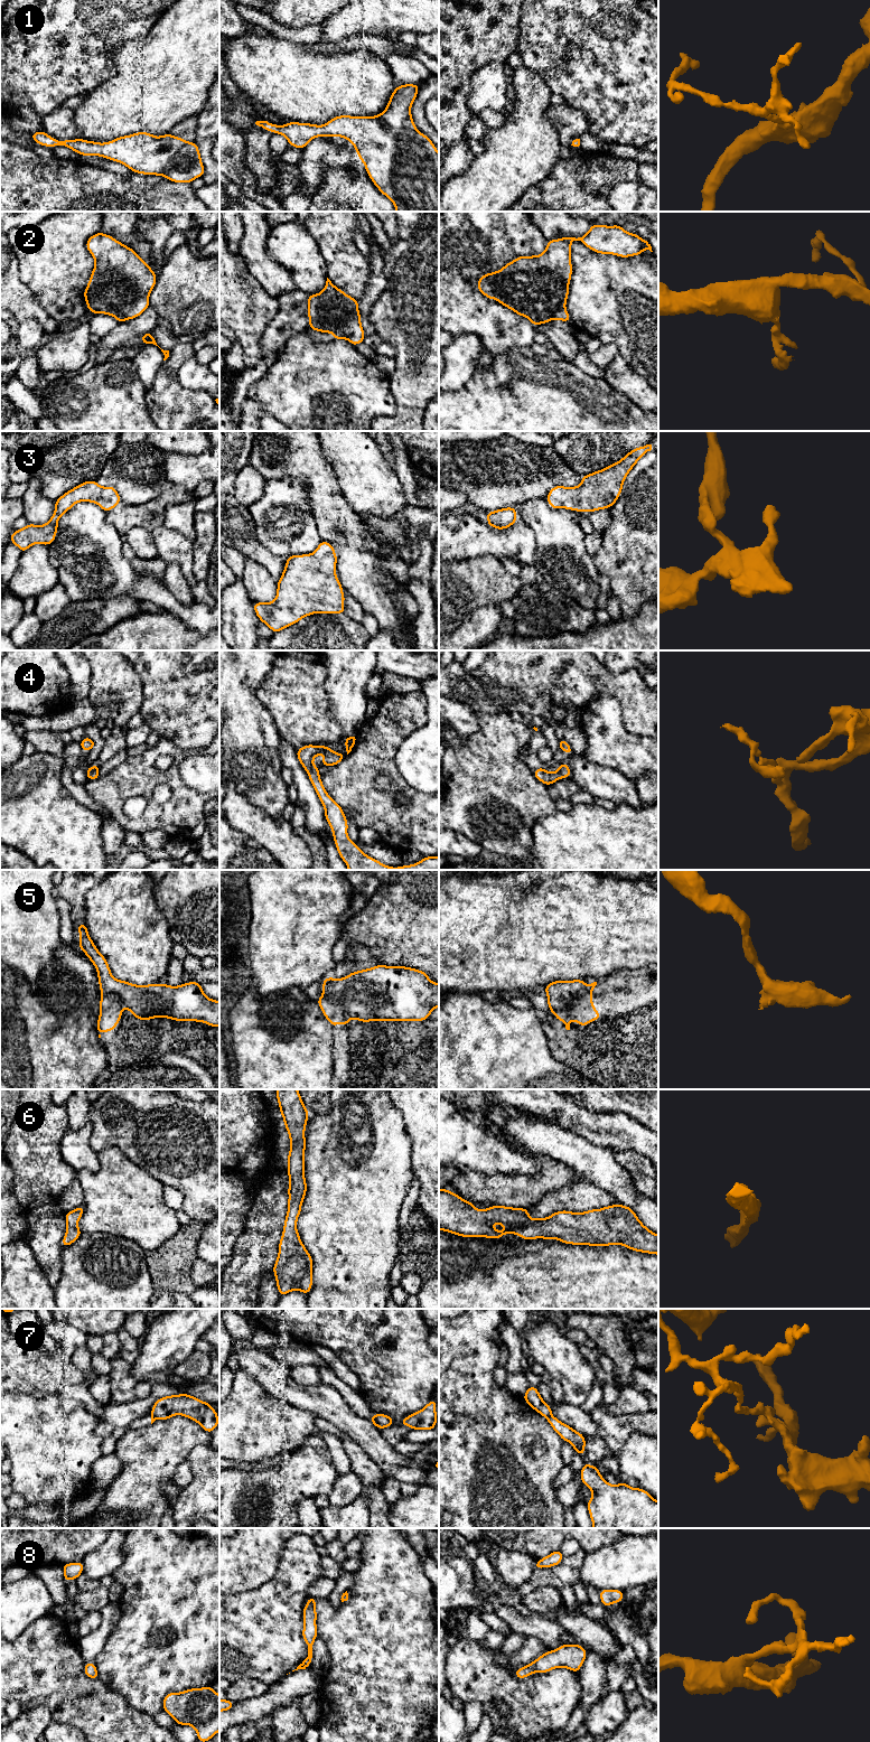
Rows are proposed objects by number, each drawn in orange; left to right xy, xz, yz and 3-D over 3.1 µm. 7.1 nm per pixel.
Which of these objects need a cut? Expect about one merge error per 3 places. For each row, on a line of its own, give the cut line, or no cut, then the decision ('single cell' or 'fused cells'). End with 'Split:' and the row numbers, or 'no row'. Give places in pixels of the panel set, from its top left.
1: no cut; single cell
2: cut in xz along (325, 333), (338, 328), (345, 337); fused cells
3: no cut; single cell
4: no cut; single cell
5: cut in yz along (585, 985), (577, 999), (566, 1010), (557, 1014); fused cells
6: no cut; single cell
7: cut in yz along (551, 1414), (545, 1417); fused cells
8: no cut; single cell
Split: 2, 5, 7

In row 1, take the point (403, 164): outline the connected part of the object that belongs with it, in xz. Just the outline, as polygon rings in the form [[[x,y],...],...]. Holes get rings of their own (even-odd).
[[[417,84],[396,86],[386,109],[375,116],[339,115],[324,125],[300,122],[277,125],[268,121],[255,124],[282,134],[290,146],[299,149],[305,149],[317,137],[345,138],[355,147],[371,180],[394,204],[396,212],[439,212],[439,152],[433,142],[418,131],[411,115],[419,87]]]

